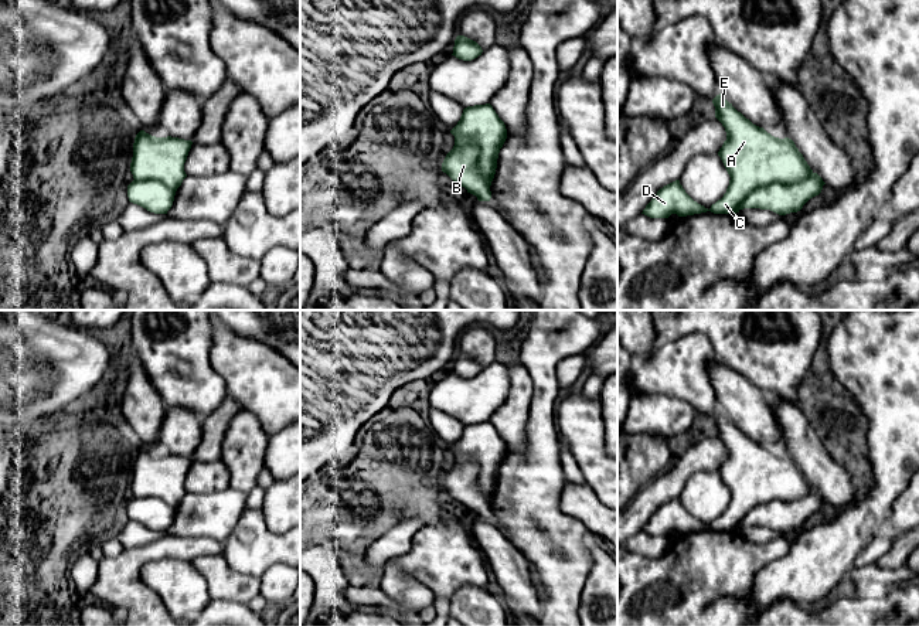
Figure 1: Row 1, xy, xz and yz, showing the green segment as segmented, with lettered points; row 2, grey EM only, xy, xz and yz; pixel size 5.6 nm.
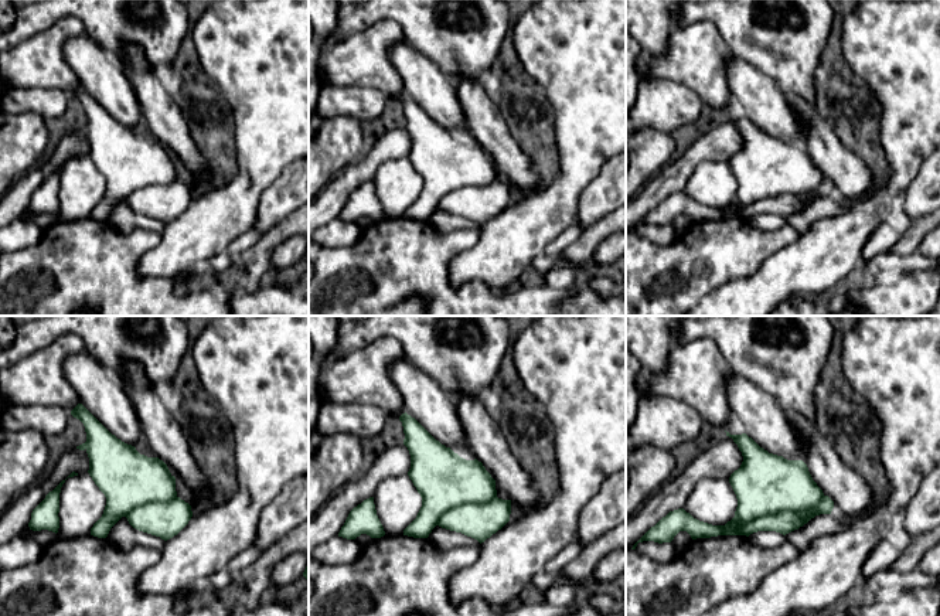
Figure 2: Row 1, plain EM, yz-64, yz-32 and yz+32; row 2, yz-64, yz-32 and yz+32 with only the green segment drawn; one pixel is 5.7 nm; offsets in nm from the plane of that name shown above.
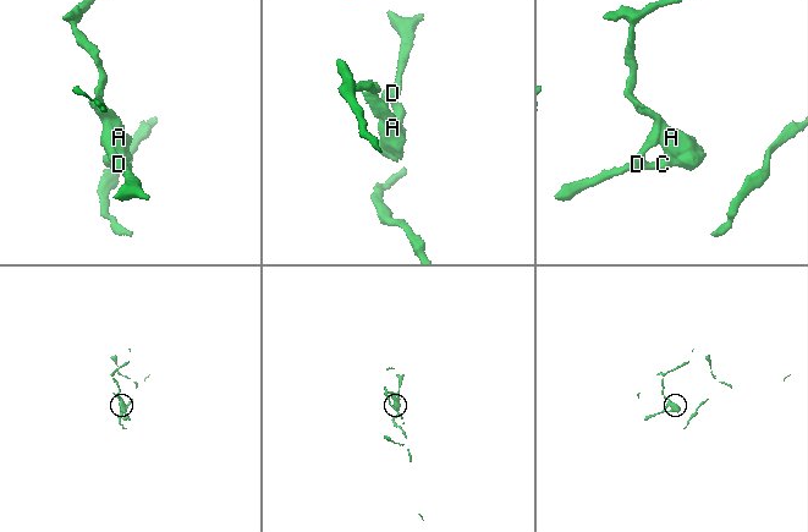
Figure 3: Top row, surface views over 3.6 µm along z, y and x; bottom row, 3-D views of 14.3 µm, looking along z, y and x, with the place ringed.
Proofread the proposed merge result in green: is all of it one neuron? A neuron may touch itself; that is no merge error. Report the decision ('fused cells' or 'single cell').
fused cells

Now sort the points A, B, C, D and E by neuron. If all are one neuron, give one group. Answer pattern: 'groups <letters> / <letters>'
groups A C E / B D

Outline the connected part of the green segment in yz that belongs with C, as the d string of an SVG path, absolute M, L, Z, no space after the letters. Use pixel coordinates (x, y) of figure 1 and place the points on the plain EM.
M721 411L712 421L715 435L726 449L718 473L731 497L724 514L711 523L711 530L736 531L753 508L773 501L796 501L813 491L792 456L775 455L753 442Z

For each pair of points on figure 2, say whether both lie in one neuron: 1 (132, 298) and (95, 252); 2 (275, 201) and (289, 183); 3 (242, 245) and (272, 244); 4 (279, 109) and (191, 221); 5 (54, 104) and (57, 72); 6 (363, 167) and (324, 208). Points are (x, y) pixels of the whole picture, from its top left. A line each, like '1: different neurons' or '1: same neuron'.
1: same neuron
2: same neuron
3: different neurons
4: same neuron
5: different neurons
6: same neuron

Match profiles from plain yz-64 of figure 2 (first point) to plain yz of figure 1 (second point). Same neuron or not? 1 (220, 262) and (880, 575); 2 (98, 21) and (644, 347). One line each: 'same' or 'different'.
1: same
2: different

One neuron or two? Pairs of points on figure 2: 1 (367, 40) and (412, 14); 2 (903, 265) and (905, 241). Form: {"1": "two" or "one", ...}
{"1": "two", "2": "two"}

